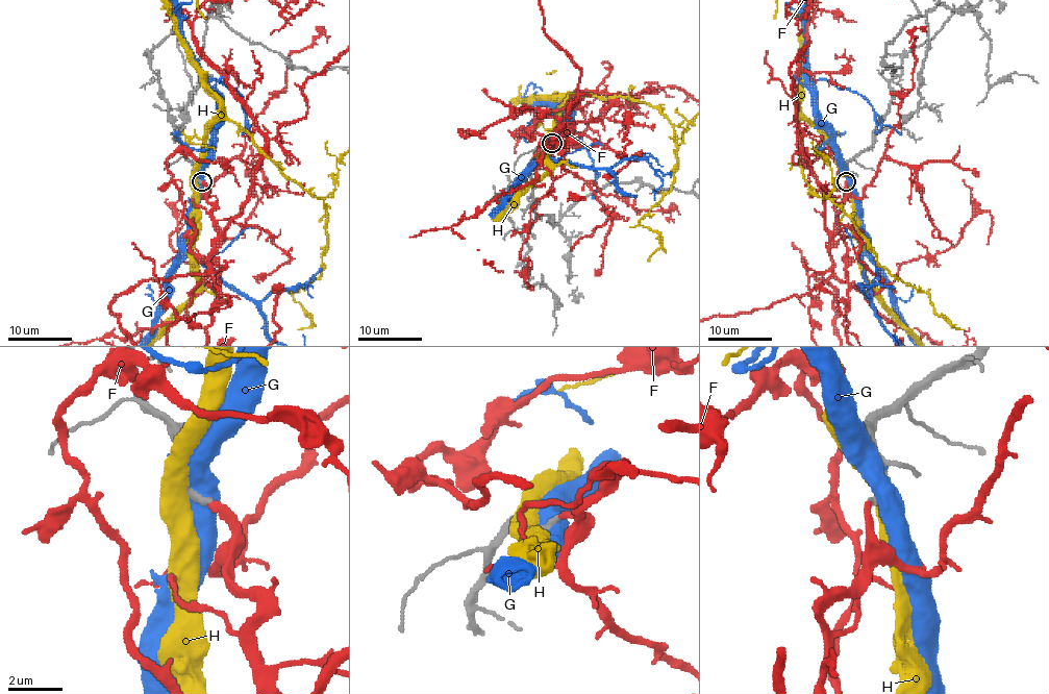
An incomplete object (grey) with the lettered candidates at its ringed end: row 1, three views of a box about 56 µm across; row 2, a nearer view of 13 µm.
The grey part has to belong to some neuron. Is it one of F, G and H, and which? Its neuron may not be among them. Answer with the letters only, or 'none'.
F

